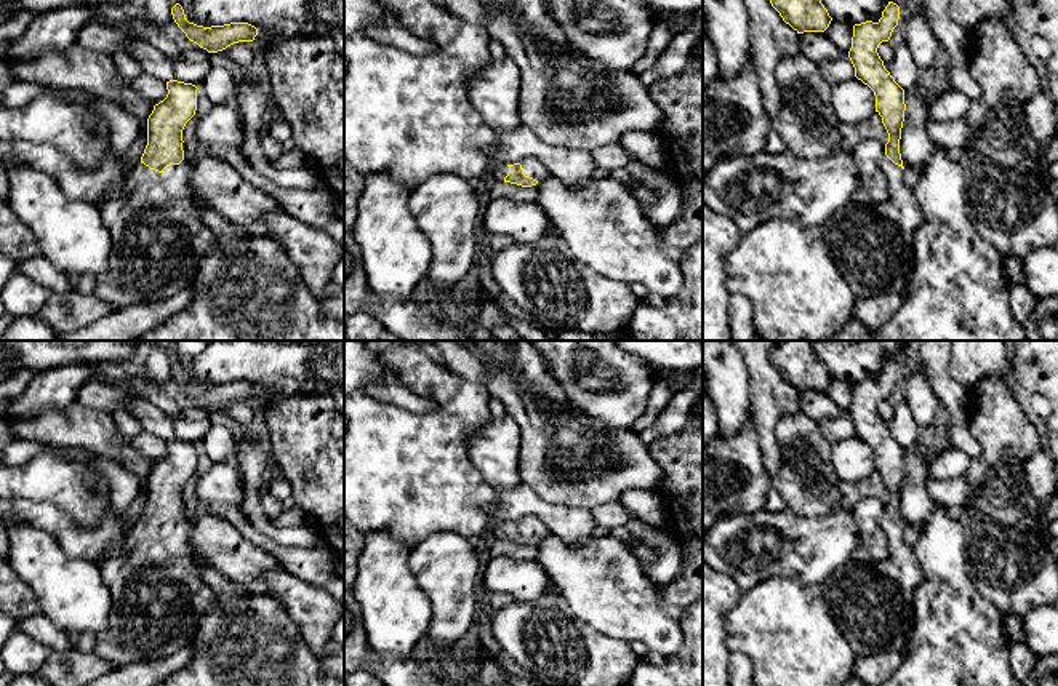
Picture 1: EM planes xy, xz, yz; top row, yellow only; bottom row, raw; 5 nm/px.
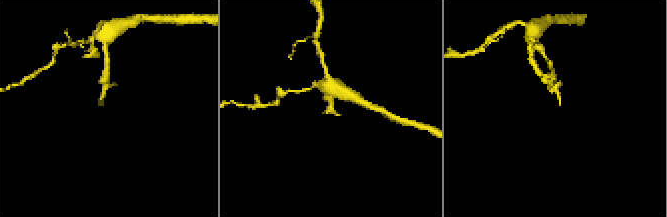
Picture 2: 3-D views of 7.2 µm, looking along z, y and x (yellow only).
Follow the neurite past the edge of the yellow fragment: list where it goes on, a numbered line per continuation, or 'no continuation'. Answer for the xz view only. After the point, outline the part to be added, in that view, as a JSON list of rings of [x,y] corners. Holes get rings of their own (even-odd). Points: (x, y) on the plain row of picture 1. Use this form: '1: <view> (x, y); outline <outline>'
1: xz (532, 526); outline [[[535,518],[522,520],[520,523],[522,523],[525,534],[530,534],[536,539],[549,536],[549,529],[541,521],[538,521]]]

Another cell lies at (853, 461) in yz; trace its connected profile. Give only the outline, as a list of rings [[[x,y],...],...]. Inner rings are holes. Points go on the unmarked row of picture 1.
[[[856,435],[832,443],[829,457],[839,481],[848,491],[863,489],[876,470],[874,449]]]

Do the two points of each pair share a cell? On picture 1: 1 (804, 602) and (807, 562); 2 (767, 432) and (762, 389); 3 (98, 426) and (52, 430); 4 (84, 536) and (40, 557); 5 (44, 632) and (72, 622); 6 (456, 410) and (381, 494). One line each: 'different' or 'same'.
1: different
2: same
3: same
4: different
5: different
6: same

